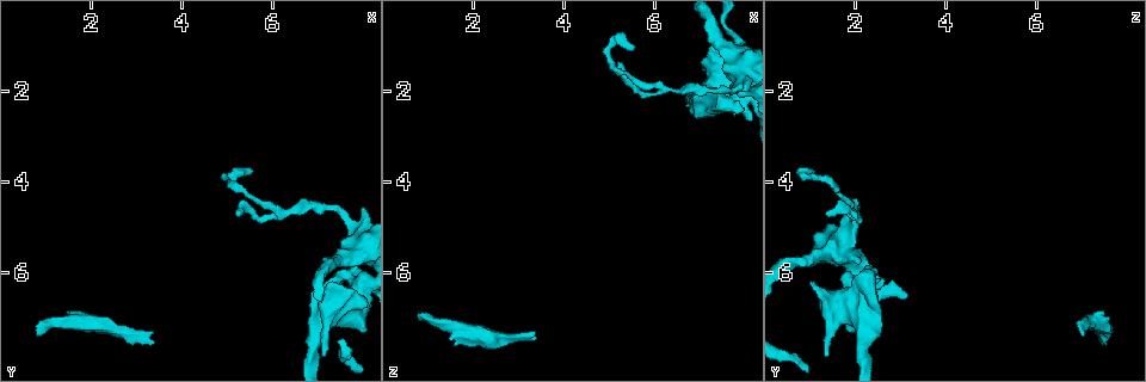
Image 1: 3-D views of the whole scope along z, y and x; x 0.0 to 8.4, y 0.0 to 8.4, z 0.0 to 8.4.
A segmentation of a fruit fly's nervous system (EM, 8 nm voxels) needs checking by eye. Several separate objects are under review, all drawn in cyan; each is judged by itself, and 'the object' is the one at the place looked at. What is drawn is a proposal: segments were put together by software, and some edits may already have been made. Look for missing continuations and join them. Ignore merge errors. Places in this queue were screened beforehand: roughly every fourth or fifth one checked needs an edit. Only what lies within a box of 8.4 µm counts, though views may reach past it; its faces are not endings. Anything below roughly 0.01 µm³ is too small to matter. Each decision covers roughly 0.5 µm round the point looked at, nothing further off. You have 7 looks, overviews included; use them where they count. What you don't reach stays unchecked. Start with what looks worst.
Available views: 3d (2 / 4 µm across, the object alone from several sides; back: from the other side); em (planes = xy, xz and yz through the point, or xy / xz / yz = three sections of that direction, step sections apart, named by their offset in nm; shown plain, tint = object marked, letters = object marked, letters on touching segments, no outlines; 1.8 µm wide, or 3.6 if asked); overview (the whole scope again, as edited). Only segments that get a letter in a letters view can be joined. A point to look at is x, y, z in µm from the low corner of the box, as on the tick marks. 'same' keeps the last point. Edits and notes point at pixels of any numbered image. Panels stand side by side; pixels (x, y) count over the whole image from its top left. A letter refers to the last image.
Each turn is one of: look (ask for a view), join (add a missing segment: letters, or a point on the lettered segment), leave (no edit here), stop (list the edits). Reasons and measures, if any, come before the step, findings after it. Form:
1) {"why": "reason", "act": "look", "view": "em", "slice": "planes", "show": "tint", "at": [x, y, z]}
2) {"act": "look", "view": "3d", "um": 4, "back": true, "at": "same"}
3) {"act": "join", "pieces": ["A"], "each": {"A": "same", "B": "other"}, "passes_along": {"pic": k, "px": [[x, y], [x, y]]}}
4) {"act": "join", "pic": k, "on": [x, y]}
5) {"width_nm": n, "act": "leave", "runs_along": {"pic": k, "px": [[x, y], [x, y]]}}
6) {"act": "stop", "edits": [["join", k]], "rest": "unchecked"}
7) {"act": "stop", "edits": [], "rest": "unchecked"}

{"why": "branch stops here", "act": "look", "view": "em", "slice": "planes", "show": "letters", "at": [0.85, 7.35, 7.00]}

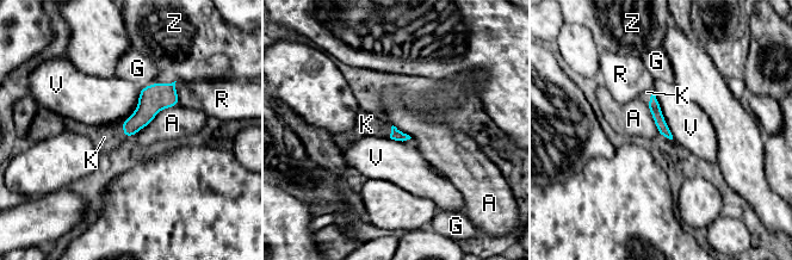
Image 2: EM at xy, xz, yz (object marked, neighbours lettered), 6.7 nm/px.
{"act": "join", "pieces": ["K"], "each": {"A": "other", "G": "other", "K": "same", "R": "other", "V": "other", "Z": "other"}, "passes_along": {"pic": 2, "px": [[149, 104], [123, 130], [104, 137]]}, "found": "it goes on there"}

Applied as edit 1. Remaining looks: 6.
{"why": "free end", "act": "look", "view": "em", "slice": "planes", "show": "plain", "at": [3.40, 7.60, 7.45]}

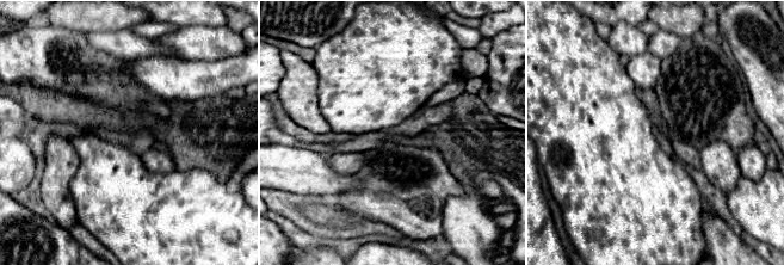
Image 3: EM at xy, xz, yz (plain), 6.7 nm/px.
{"why": "see the neighbours", "act": "look", "view": "em", "slice": "planes", "show": "letters", "at": "same"}

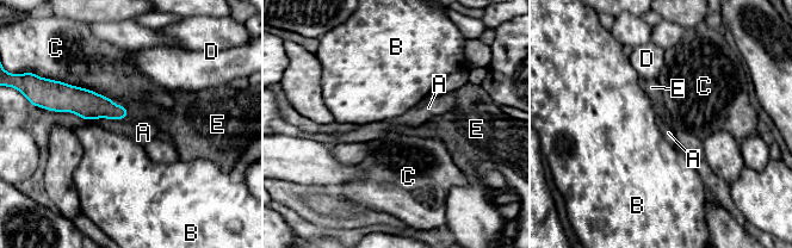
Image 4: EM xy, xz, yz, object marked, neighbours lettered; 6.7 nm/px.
{"act": "join", "pieces": ["E"], "each": {"A": "other", "B": "other", "C": "other", "D": "other", "E": "same"}, "passes_along": {"pic": 4, "px": [[88, 105], [122, 105], [138, 111]]}, "found": "the neuron continues"}

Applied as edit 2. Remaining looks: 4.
{"act": "look", "view": "overview"}

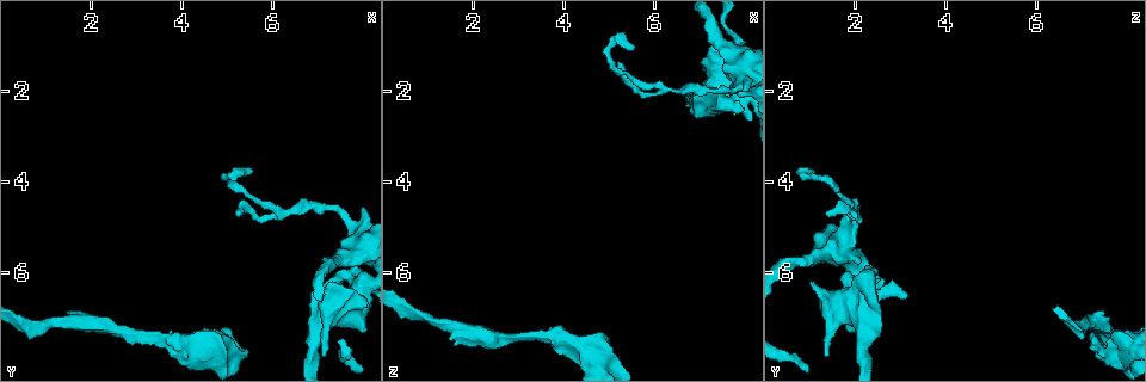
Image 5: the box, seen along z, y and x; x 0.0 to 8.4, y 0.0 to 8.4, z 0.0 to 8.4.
{"why": "thin end", "act": "look", "view": "em", "slice": "planes", "show": "letters", "at": [5.50, 3.75, 1.05]}

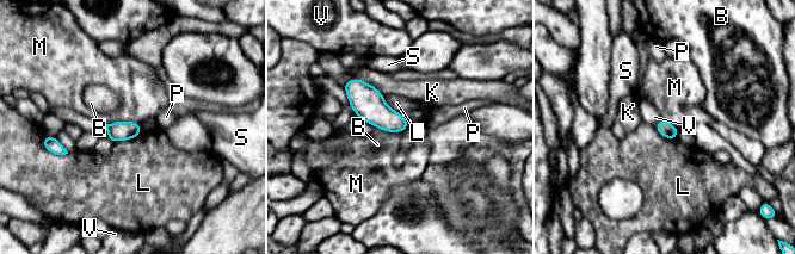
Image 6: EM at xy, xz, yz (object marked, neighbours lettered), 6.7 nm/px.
{"width_nm": 100, "act": "leave", "each": {"B": "other", "K": "other", "L": "other", "M": "other", "P": "other", "S": "other", "V": "other"}, "border": {"pic": 6, "px": [[140, 123], [115, 121], [104, 124]]}, "found": "none of them fits"}

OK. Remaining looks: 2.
{"act": "stop", "edits": [["join", 2], ["join", 4]], "rest": "unchecked"}

